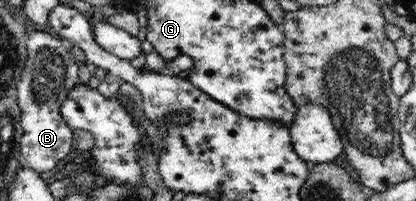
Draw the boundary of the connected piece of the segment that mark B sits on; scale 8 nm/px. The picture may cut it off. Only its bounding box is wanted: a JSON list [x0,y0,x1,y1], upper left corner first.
[17,31,80,173]

